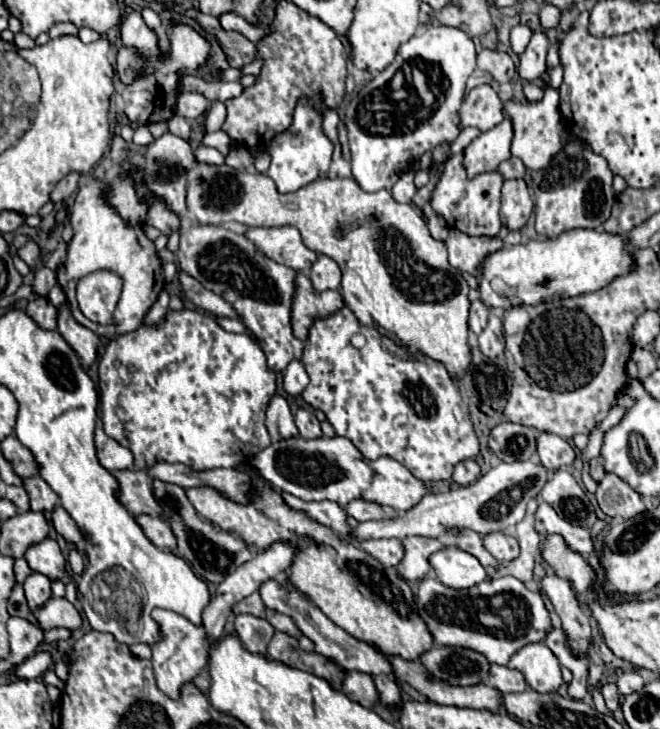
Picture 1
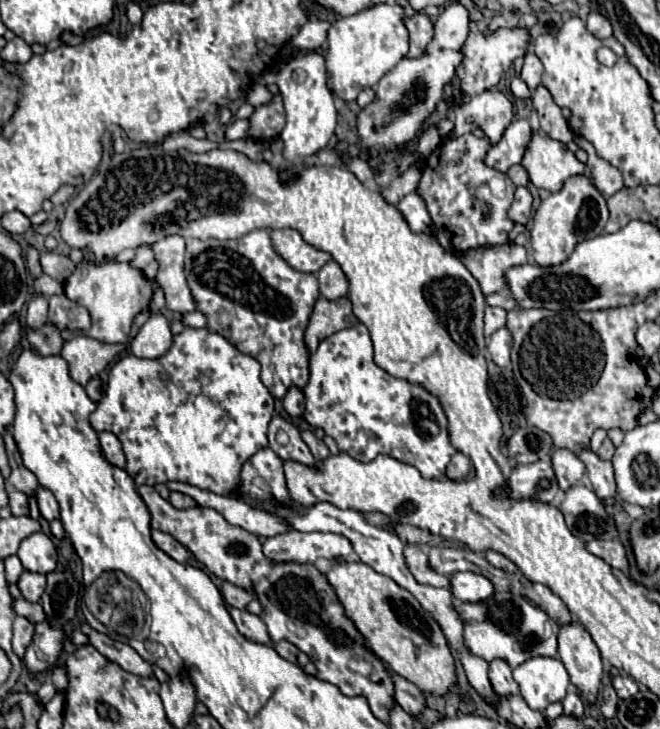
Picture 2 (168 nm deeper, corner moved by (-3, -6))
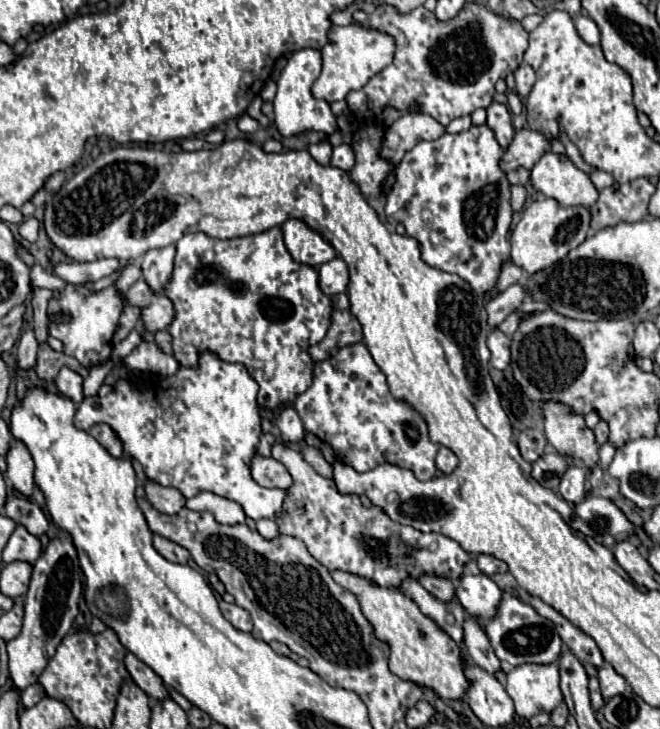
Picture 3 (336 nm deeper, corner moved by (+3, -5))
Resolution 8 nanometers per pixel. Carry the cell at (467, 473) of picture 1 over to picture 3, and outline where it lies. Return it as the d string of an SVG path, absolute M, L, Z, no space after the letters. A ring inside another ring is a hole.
M441 447L439 453L437 453L437 469L441 473L451 473L455 467L457 467L455 453L451 449L447 449L447 447Z

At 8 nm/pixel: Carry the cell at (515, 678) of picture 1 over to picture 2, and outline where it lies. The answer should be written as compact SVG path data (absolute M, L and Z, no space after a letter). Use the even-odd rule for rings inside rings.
M497 658L497 660L489 662L489 678L491 678L491 684L497 694L501 694L501 696L519 694L519 686L511 676L511 666L507 664L507 660Z

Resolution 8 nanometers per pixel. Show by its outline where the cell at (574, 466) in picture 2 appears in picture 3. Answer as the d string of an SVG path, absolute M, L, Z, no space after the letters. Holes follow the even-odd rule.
M569 465L569 469L561 475L561 483L559 483L559 495L575 505L585 497L585 471L579 465Z

